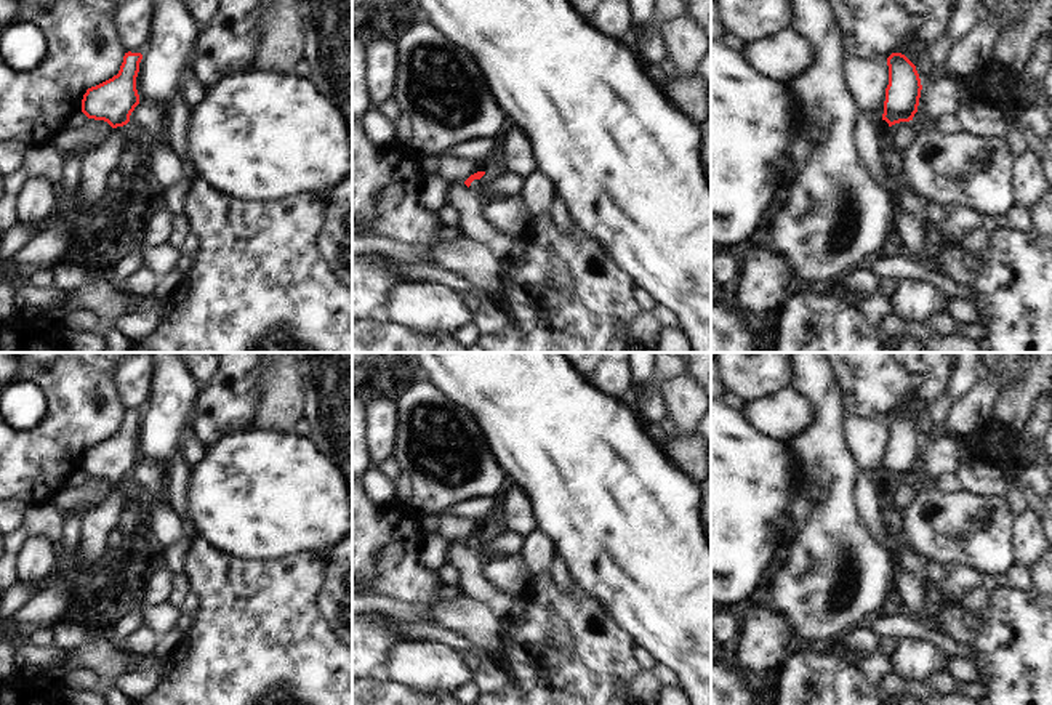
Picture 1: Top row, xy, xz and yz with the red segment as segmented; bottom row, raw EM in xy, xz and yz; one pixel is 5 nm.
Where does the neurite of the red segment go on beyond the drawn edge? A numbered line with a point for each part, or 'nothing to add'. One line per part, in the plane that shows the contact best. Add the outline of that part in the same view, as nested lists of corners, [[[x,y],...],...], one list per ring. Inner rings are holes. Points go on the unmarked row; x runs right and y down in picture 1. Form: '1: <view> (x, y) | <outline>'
1: yz (900, 494) | [[[900,481],[887,489],[885,503],[889,508],[889,514],[892,516],[893,526],[897,527],[903,511],[911,505],[917,494],[917,484],[909,481]]]

